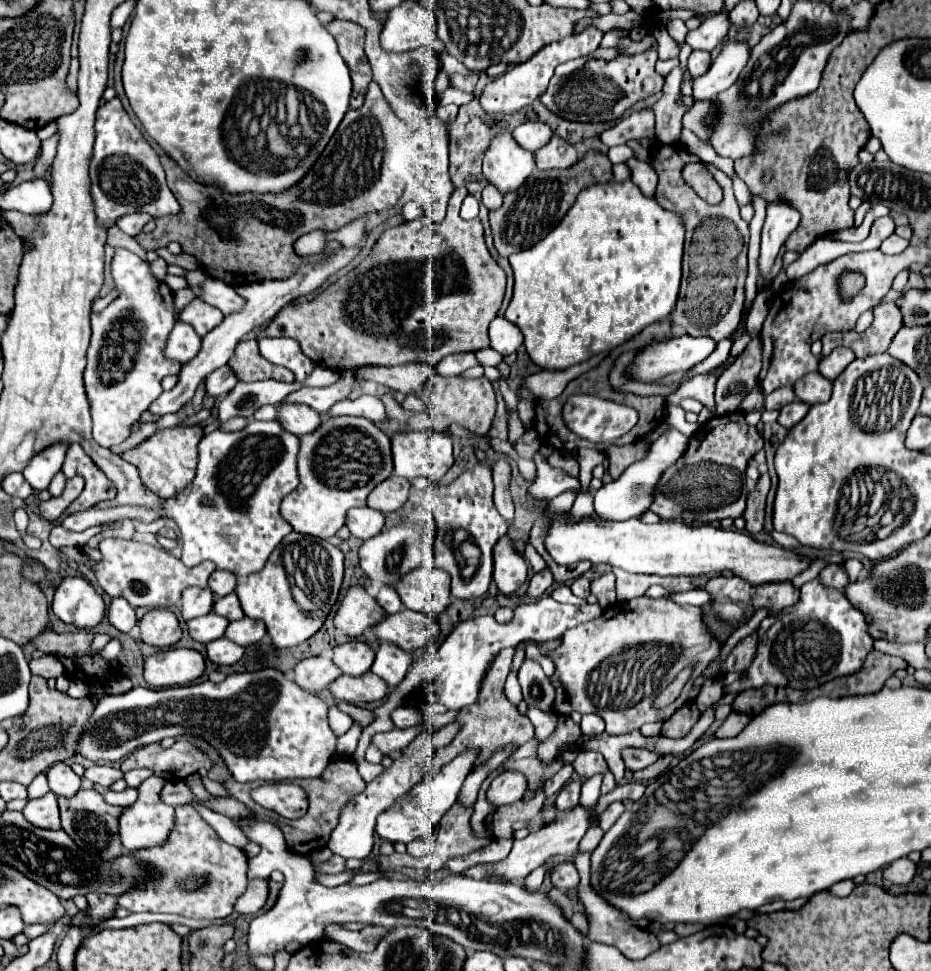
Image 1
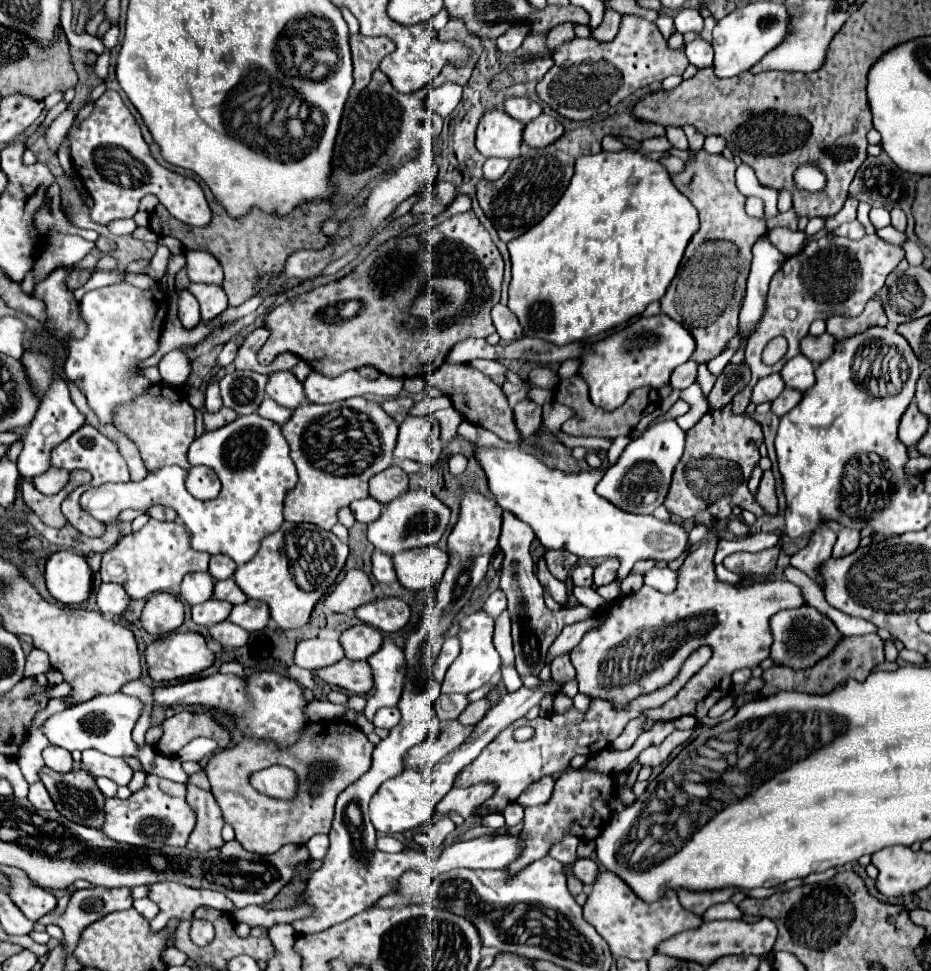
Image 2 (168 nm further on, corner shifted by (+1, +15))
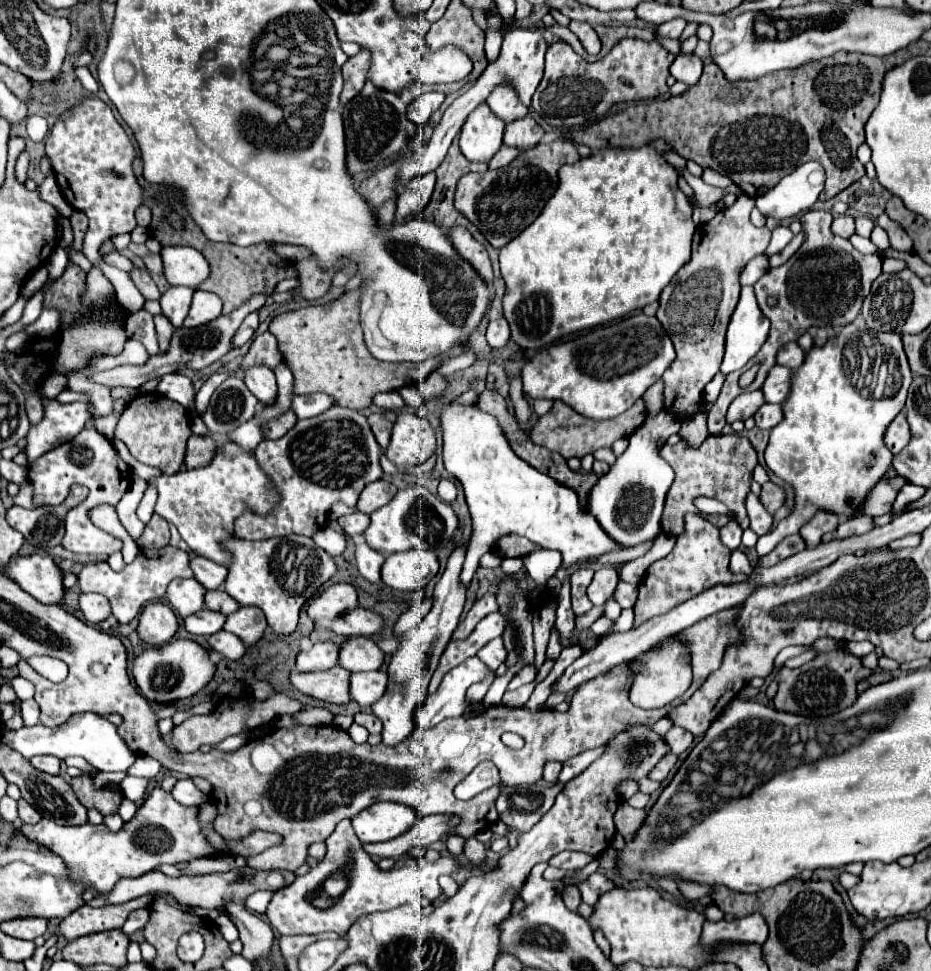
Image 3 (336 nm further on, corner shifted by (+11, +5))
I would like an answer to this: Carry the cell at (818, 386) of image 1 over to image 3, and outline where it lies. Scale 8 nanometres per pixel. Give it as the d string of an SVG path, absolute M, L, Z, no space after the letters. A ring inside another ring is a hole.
M774 366L768 374L768 378L762 384L762 394L766 402L782 404L788 398L790 392L790 370L784 366Z

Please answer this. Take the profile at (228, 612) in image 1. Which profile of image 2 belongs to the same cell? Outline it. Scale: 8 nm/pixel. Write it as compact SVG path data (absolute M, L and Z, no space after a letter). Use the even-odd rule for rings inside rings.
M232 578L216 582L216 584L214 584L214 596L216 596L218 600L226 600L226 602L230 602L230 604L242 604L242 602L248 600L246 594L238 588L238 584L236 584Z

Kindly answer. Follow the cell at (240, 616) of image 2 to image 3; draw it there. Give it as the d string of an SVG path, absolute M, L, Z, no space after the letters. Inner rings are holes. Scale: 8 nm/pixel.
M256 606L240 608L240 610L236 610L234 614L230 614L226 618L224 630L236 634L240 640L246 642L246 646L252 646L262 638L264 630L266 630L264 612Z

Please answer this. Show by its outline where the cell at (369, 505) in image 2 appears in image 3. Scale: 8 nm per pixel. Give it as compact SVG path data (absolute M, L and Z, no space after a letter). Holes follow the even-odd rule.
M354 512L354 514L348 514L348 516L342 516L338 520L340 528L348 534L348 536L356 536L356 534L362 534L368 524L370 524L370 516L368 514L362 514L362 512Z

